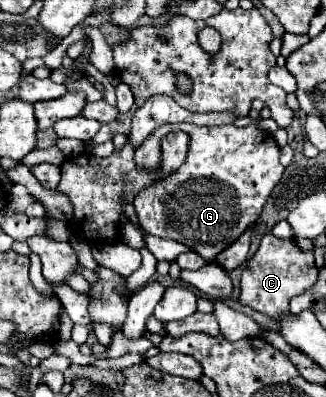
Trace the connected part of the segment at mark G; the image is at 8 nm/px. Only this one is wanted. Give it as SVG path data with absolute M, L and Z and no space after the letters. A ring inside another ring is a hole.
M175 123L161 125L141 147L137 147L135 167L159 171L159 139L173 131L185 131L191 137L187 159L175 173L139 191L133 205L147 235L179 241L197 251L203 259L213 261L259 219L265 201L285 171L279 161L279 147L271 135L259 131L255 125L237 129L233 125L197 127L189 123Z

